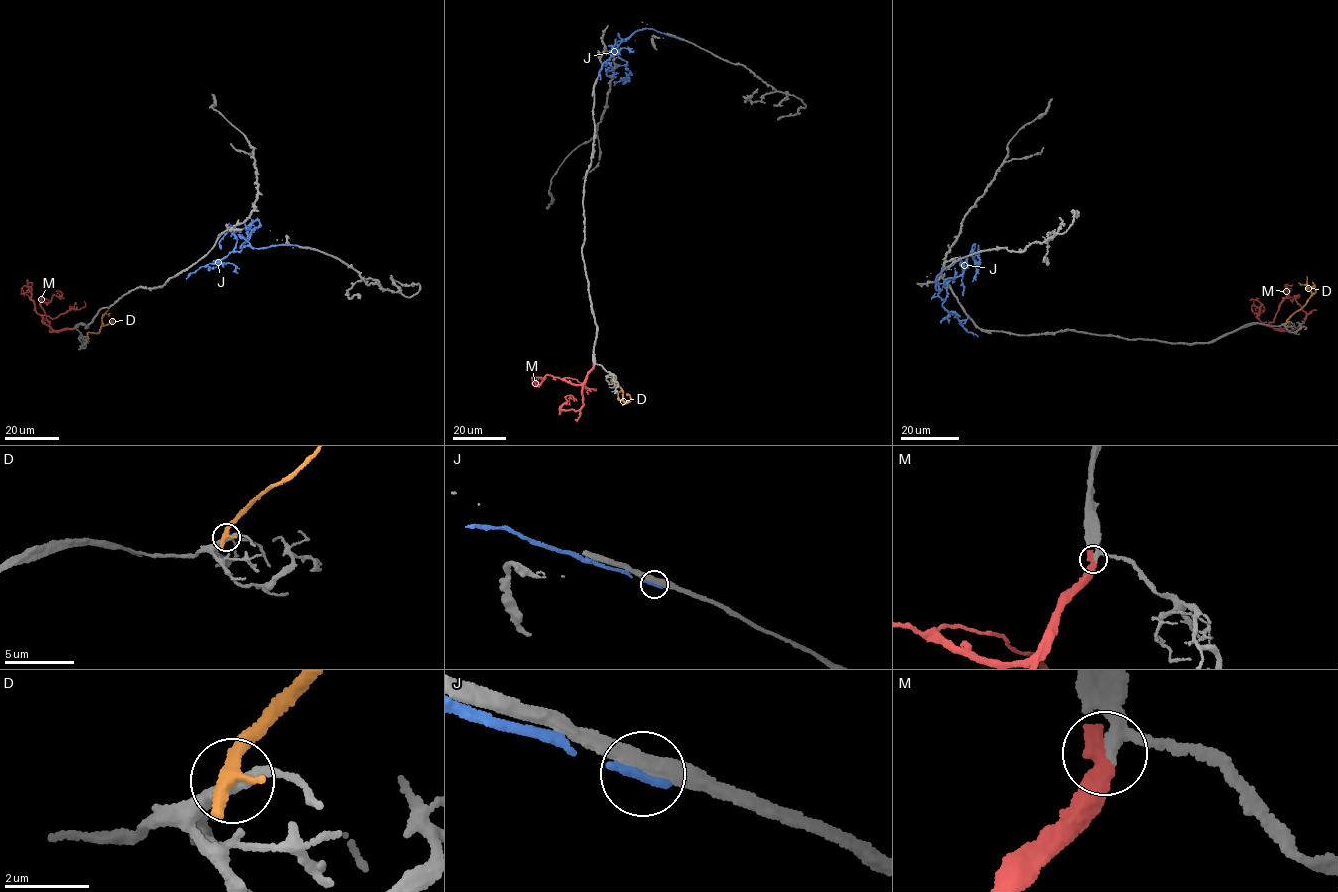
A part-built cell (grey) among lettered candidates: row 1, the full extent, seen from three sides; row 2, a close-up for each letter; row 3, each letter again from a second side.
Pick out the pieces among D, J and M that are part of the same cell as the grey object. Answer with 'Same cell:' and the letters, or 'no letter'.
Same cell: M

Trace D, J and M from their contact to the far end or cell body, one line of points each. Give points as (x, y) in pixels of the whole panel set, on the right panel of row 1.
D: (1287, 322), (1315, 290), (1311, 286), (1307, 290)
J: (959, 260), (936, 276), (935, 288), (937, 291), (938, 284), (963, 272), (973, 245), (976, 271), (972, 281)
M: (1268, 325), (1292, 330), (1303, 321), (1306, 313), (1283, 291), (1285, 286), (1293, 285)

